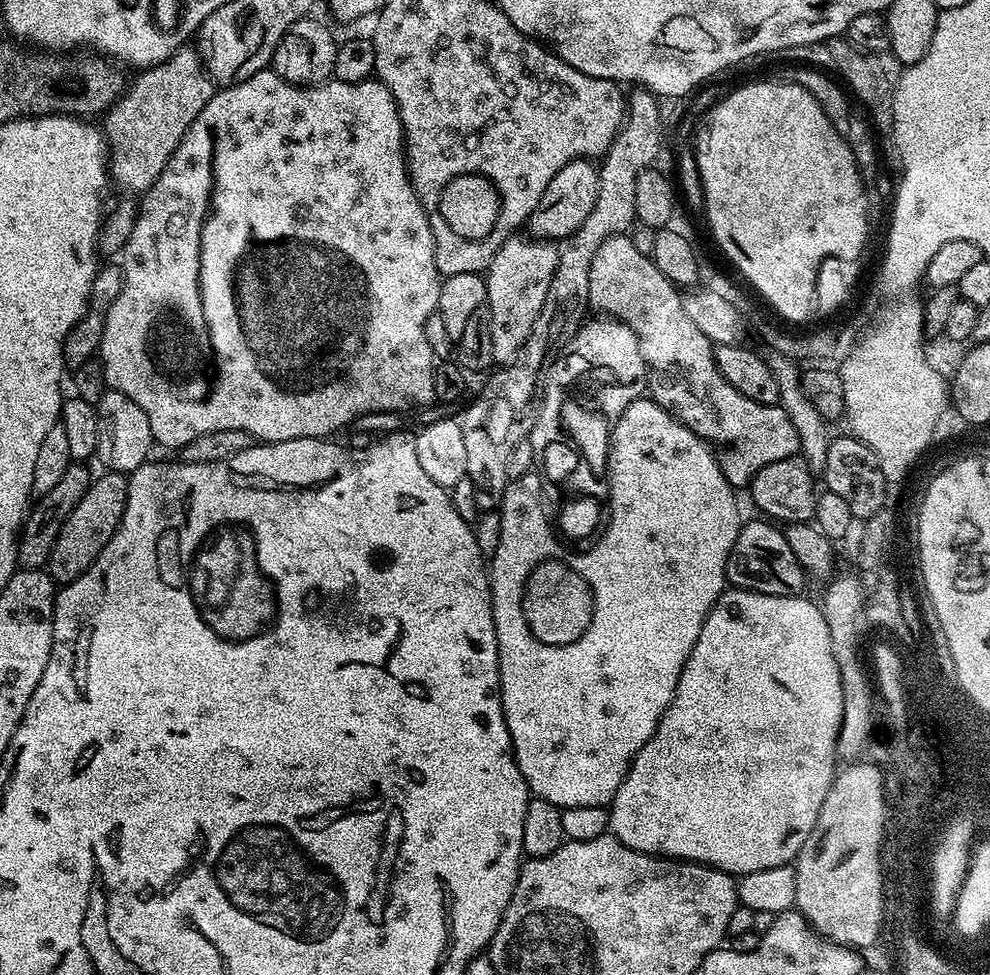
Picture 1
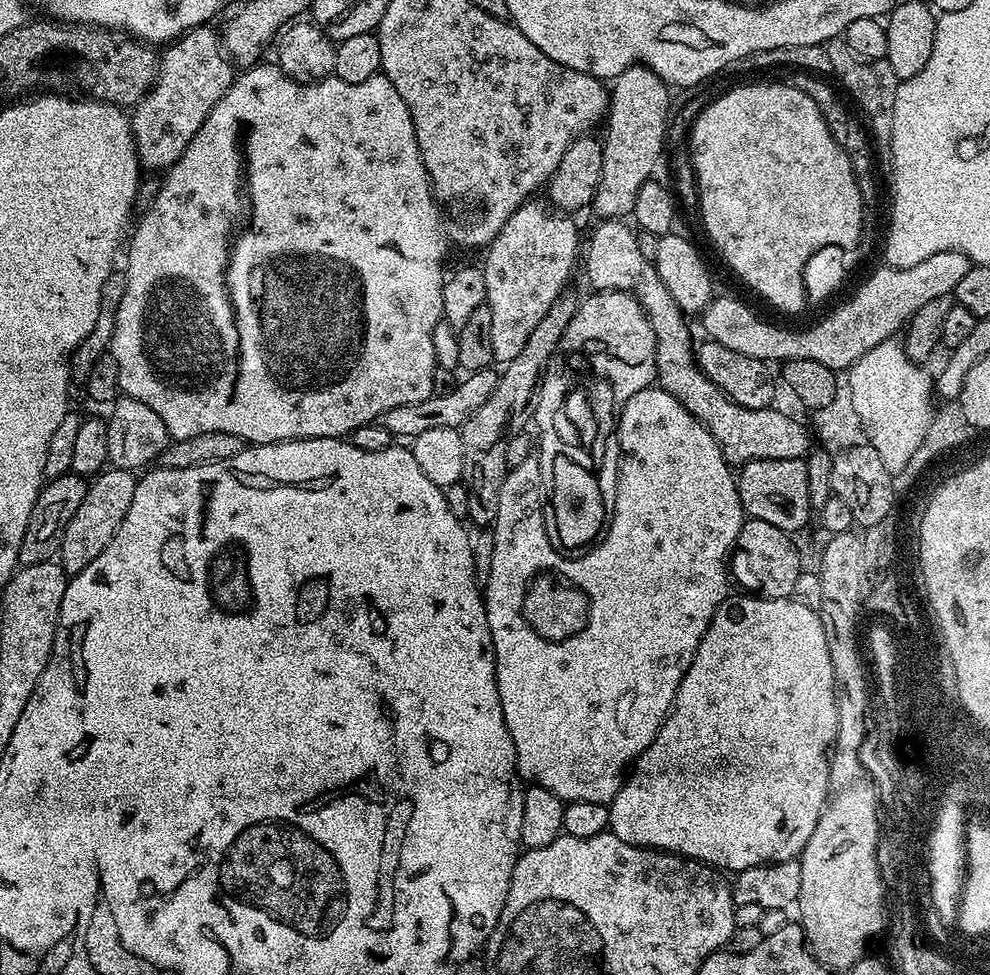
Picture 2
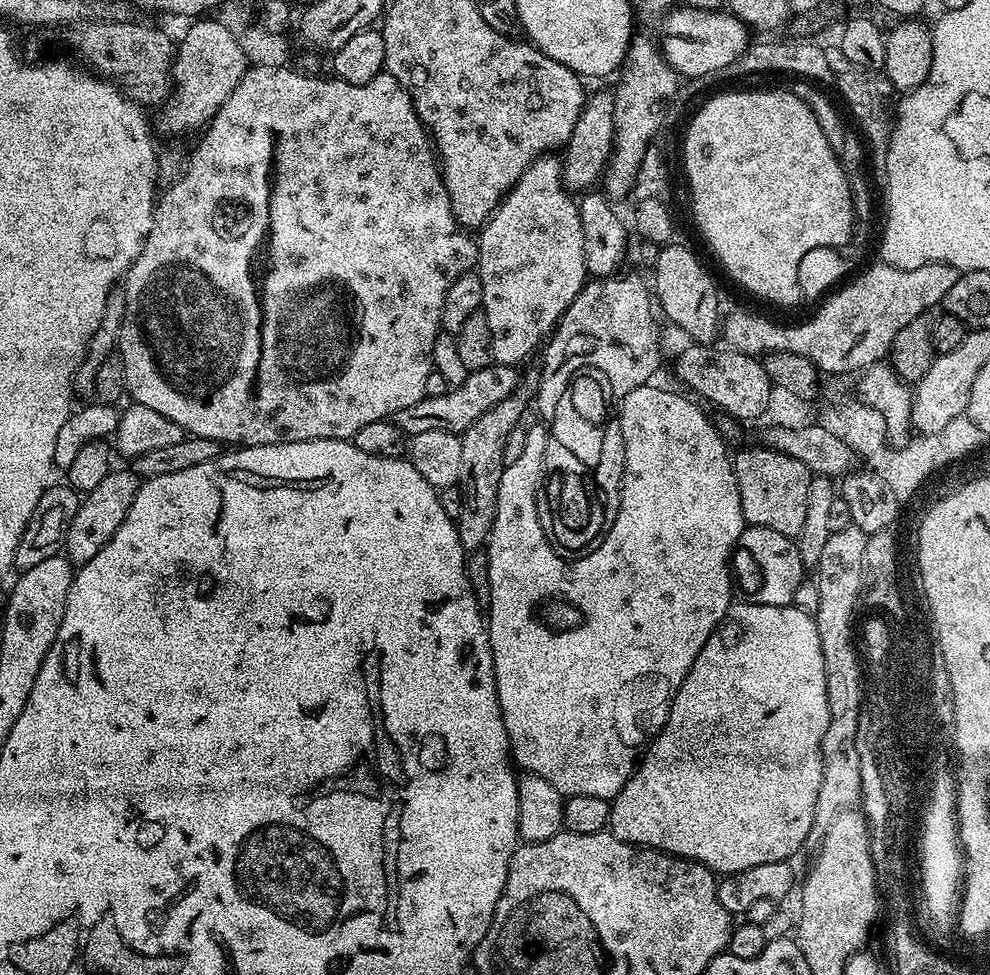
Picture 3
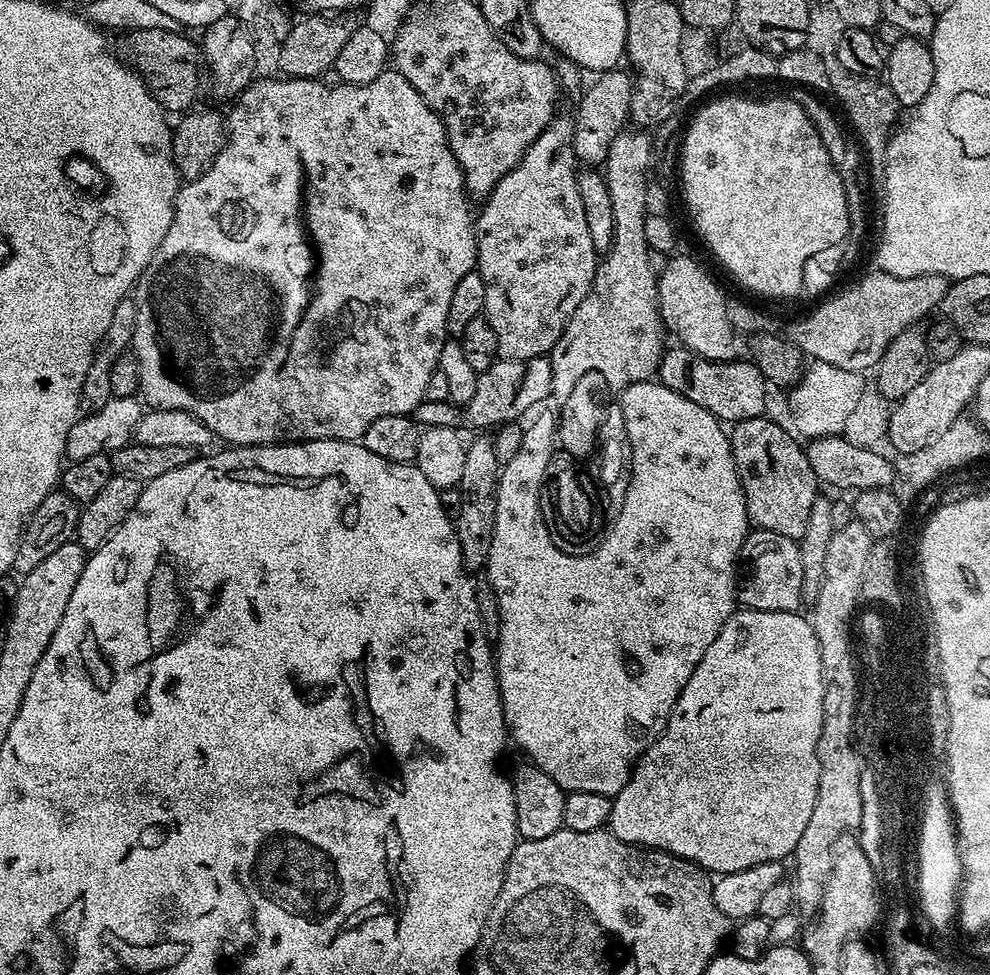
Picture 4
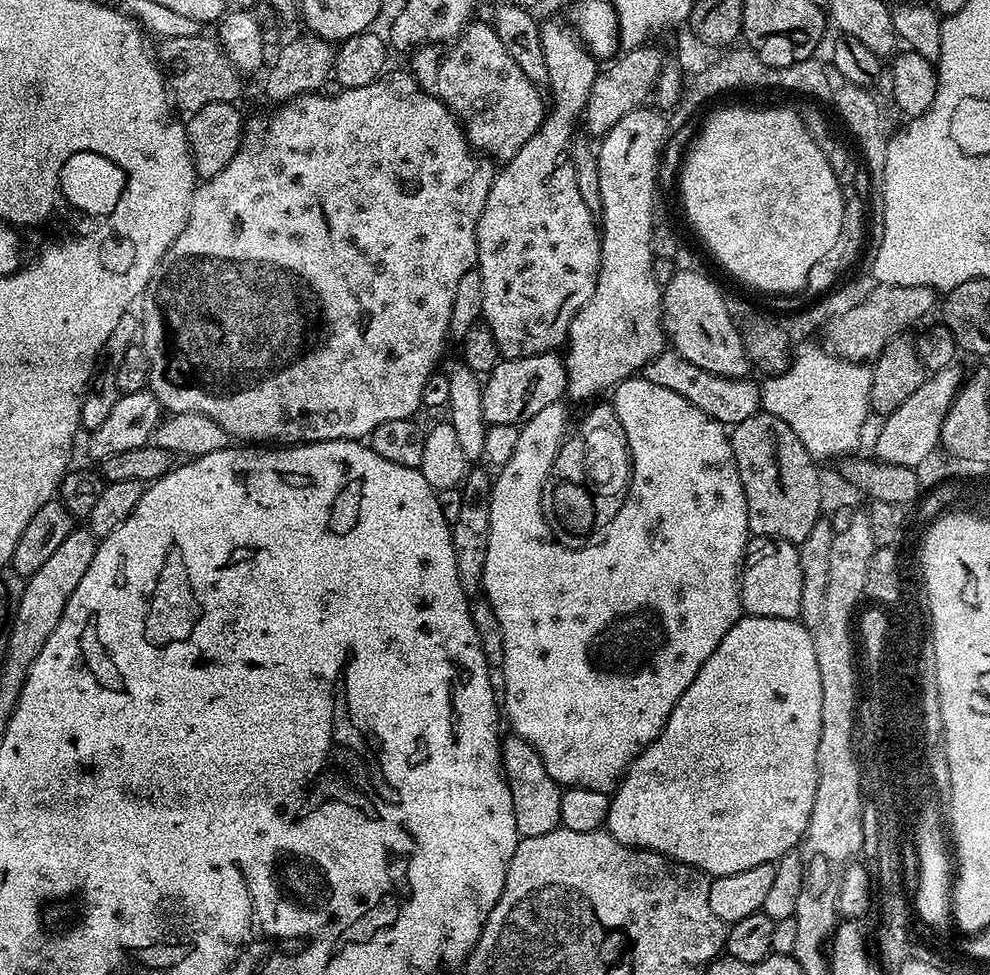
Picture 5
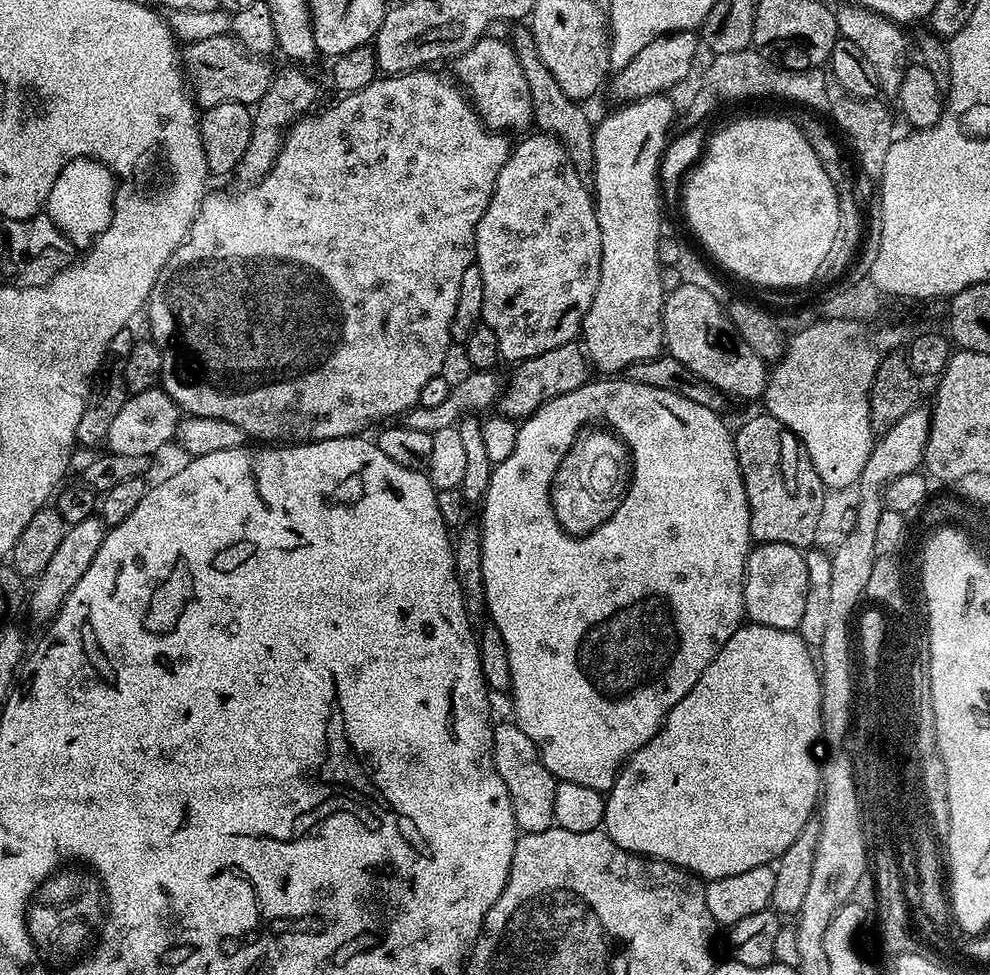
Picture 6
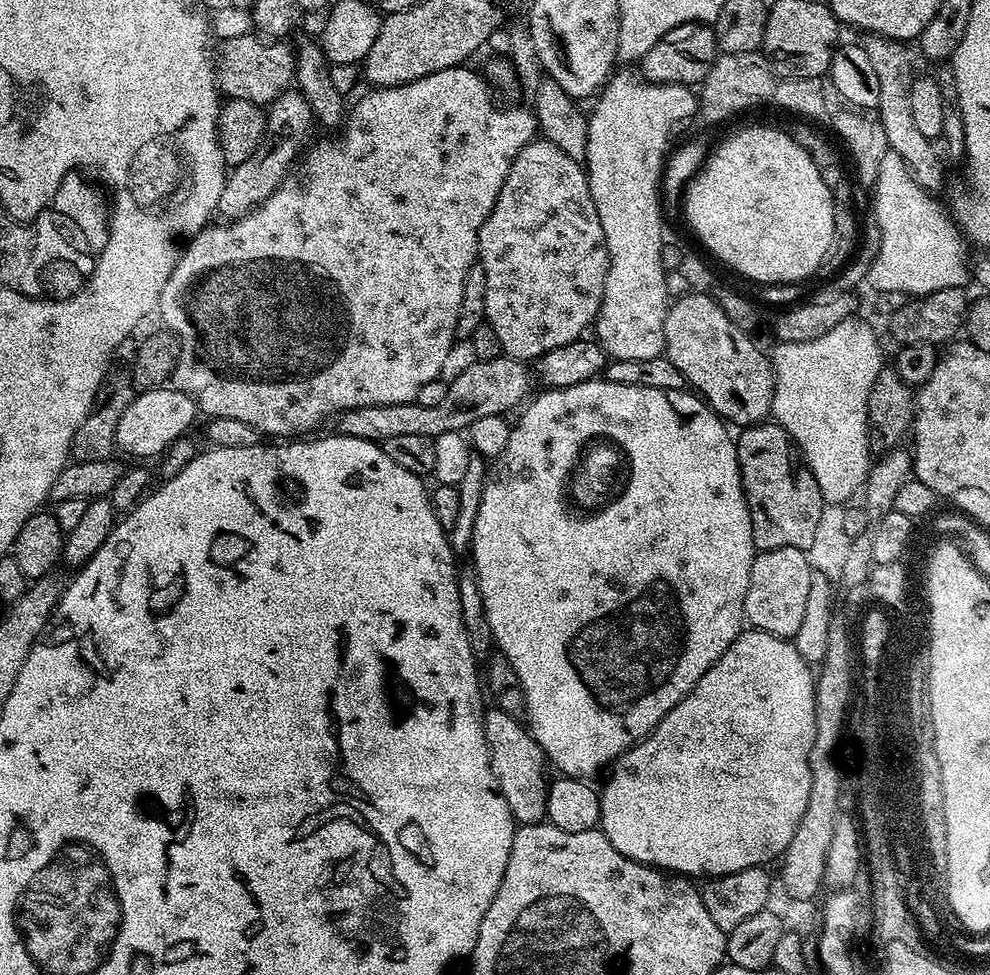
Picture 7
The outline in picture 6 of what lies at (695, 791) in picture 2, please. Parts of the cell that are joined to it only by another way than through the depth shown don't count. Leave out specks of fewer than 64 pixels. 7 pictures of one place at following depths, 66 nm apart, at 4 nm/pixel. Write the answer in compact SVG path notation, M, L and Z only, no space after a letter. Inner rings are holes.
M751 622L741 626L735 634L730 638L730 642L726 642L726 646L722 646L722 650L718 650L718 654L714 658L714 662L710 662L710 666L706 666L706 670L702 670L702 678L698 678L698 682L694 682L694 686L690 690L690 694L686 694L686 698L682 698L682 702L678 702L670 710L670 714L664 720L664 725L658 730L658 734L654 738L650 738L650 742L646 742L646 746L642 746L633 756L630 756L624 767L621 768L616 776L614 786L607 792L604 801L604 823L603 831L608 833L608 837L612 839L618 846L622 846L627 852L634 852L638 856L645 858L655 858L657 860L668 860L672 864L677 864L680 868L686 868L689 872L696 873L697 876L705 881L717 880L718 878L726 878L730 874L742 874L742 870L754 870L754 866L762 866L763 864L771 865L780 859L780 855L786 850L790 850L790 842L794 842L794 838L798 838L798 834L802 834L802 830L813 819L814 813L818 808L820 799L820 769L821 765L818 760L812 757L812 747L815 746L816 740L821 739L820 730L820 673L818 671L817 661L810 653L810 646L801 638L799 631L796 630L774 630L770 626L762 626Z

